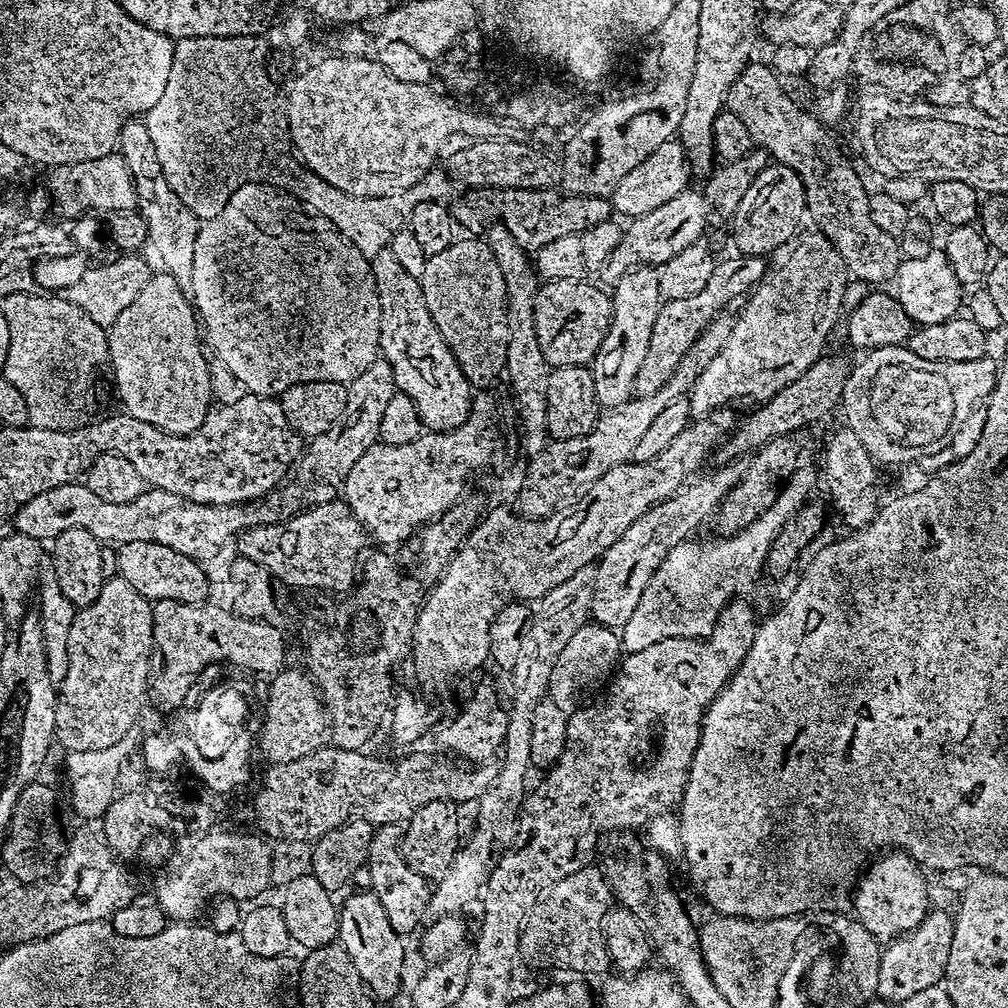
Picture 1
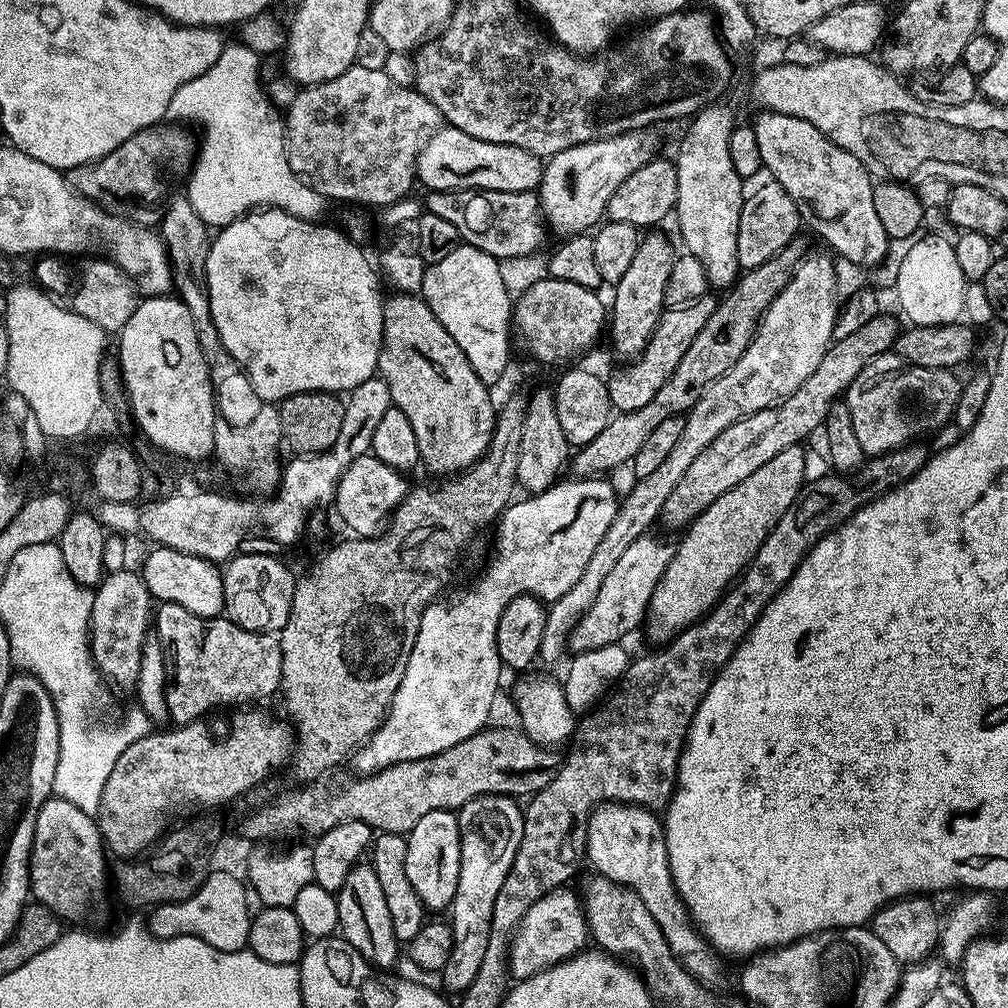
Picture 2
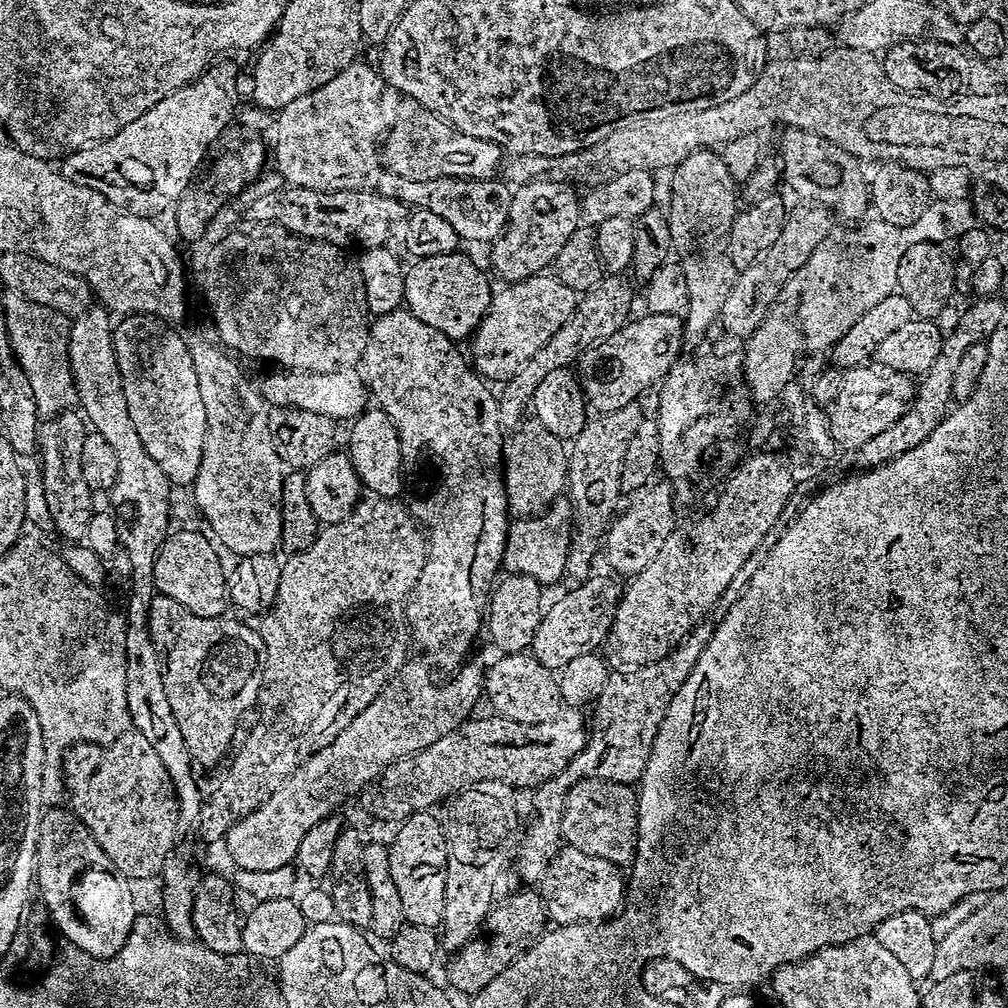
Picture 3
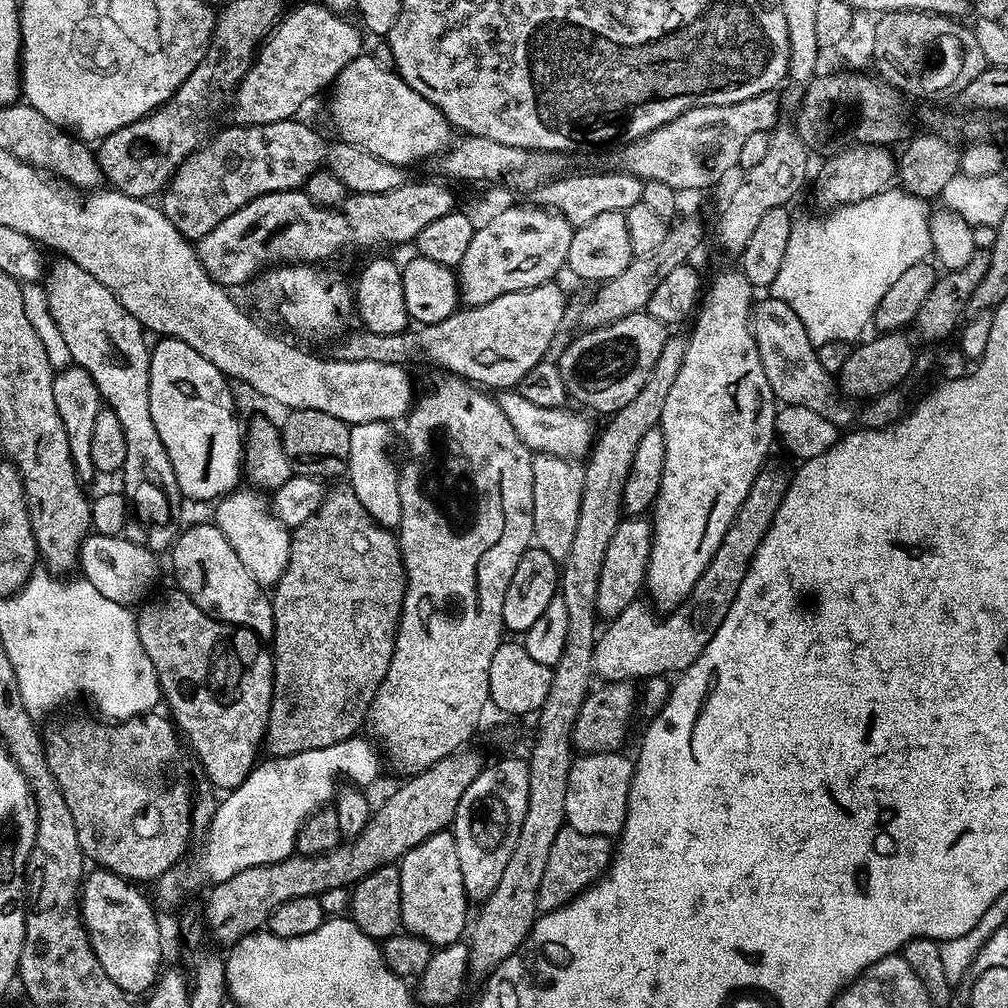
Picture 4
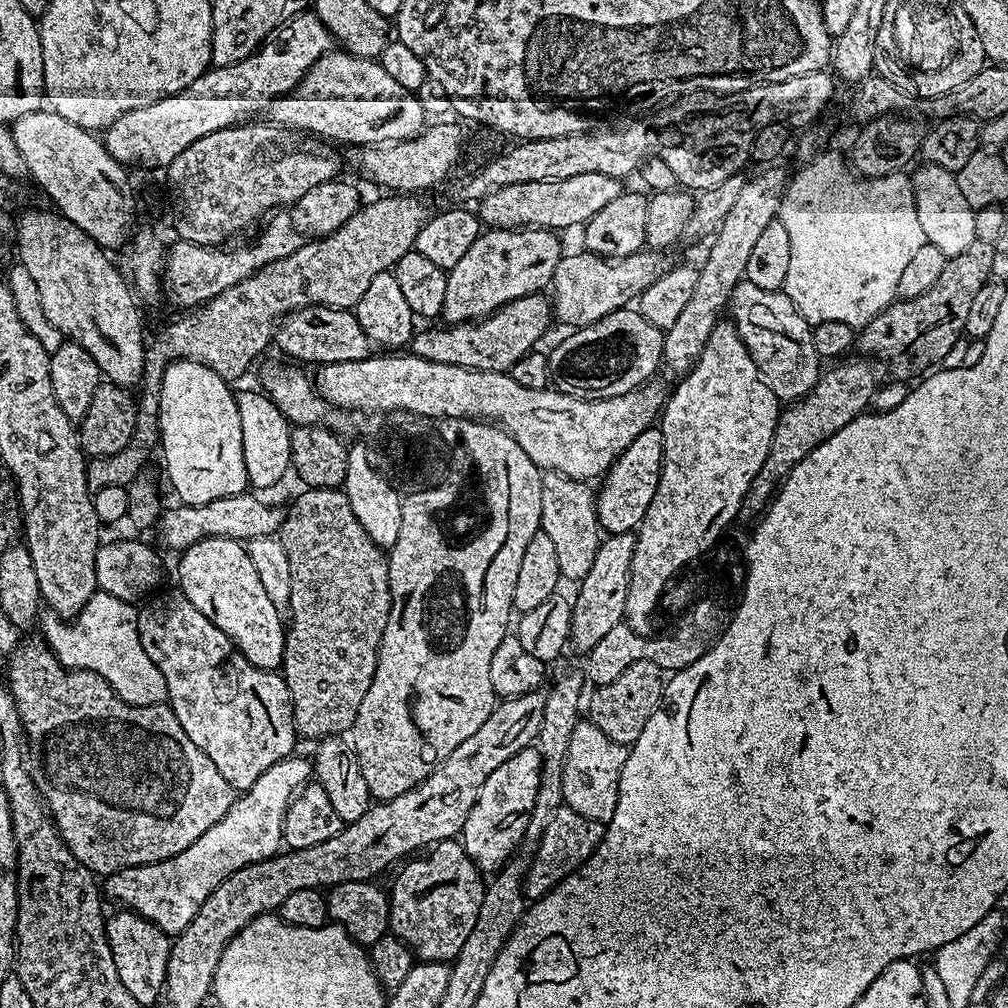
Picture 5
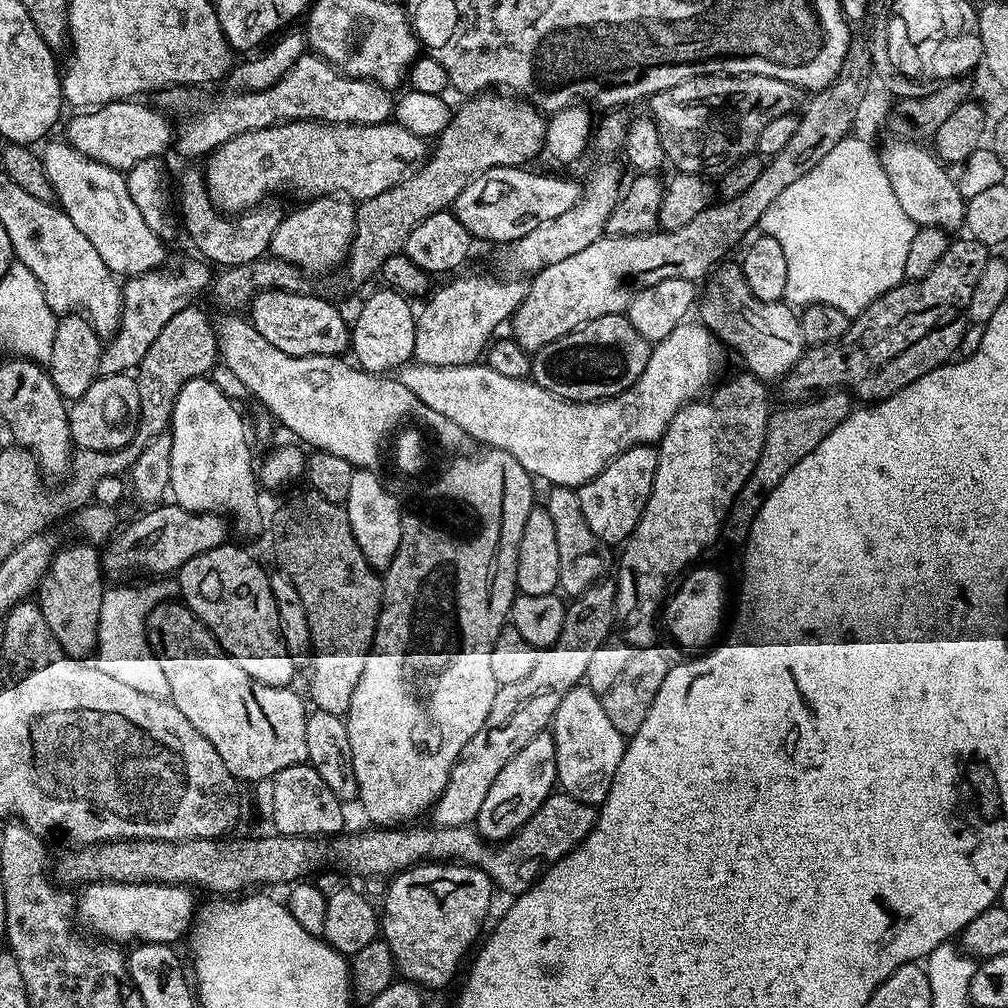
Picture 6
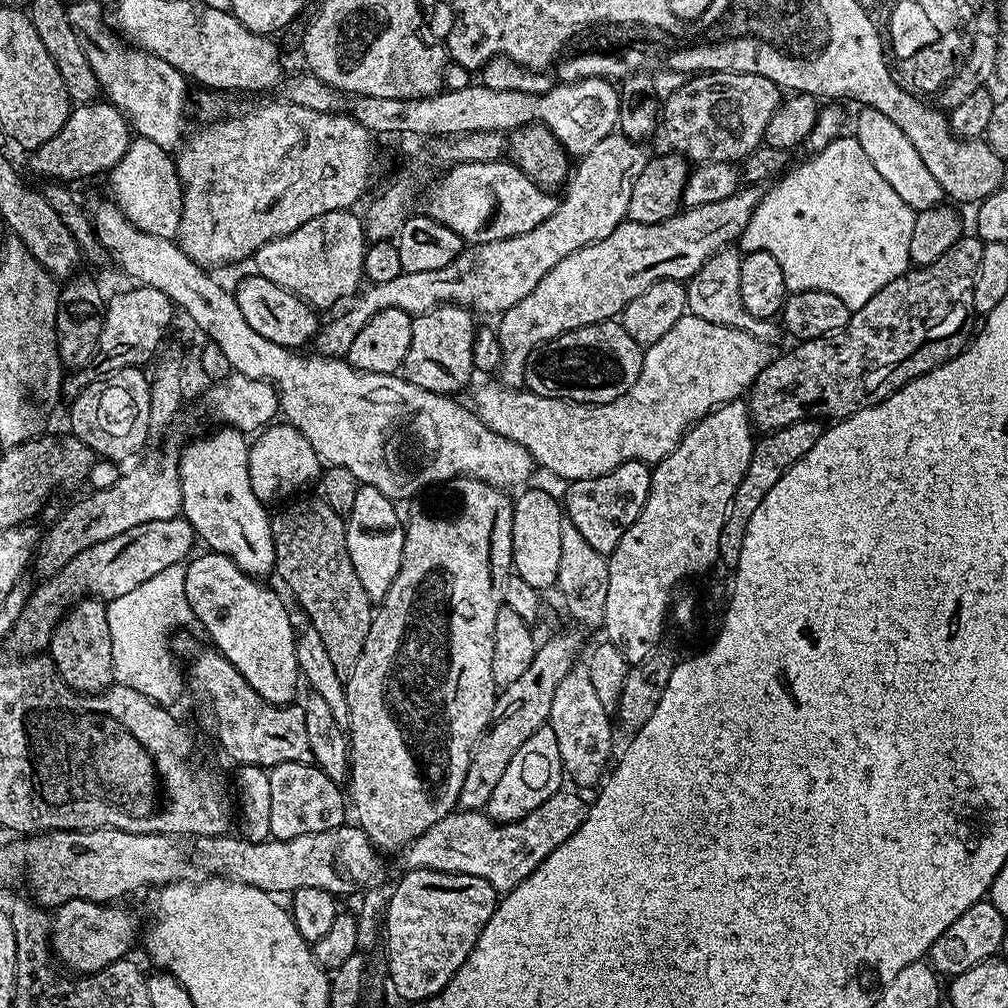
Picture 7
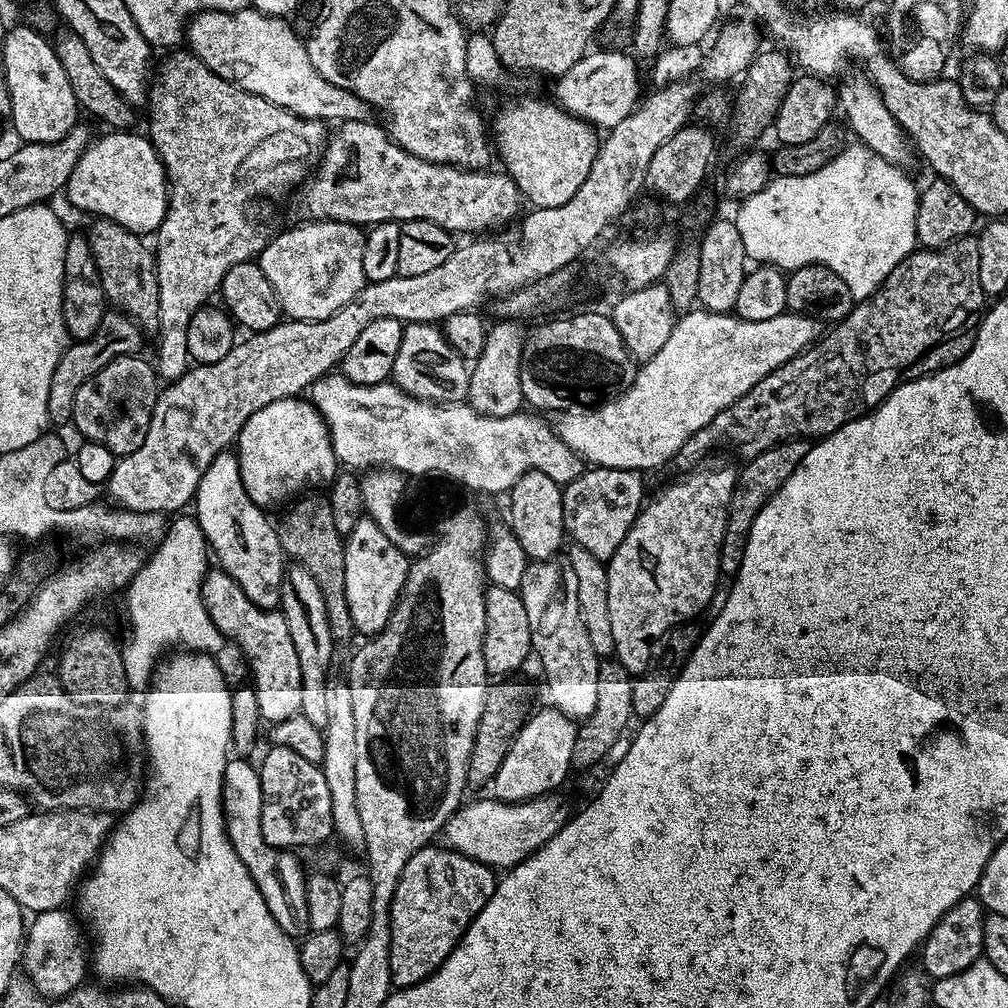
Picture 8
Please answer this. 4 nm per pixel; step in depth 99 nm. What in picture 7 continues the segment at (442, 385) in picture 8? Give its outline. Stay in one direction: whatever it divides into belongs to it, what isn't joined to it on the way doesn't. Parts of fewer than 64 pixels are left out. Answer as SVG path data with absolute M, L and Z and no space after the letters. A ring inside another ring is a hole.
M439 304L428 312L412 316L410 350L406 350L402 375L422 390L441 394L460 394L474 377L474 338L478 327L477 317L458 304Z

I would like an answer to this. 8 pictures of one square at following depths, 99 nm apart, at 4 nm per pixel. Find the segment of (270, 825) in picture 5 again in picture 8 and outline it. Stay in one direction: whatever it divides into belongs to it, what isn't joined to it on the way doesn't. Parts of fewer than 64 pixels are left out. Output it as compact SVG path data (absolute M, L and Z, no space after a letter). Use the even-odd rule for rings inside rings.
M64 908L38 912L31 917L26 928L23 975L40 995L54 1000L81 987L85 983L84 975L90 972L90 944L81 921L73 913L72 916Z

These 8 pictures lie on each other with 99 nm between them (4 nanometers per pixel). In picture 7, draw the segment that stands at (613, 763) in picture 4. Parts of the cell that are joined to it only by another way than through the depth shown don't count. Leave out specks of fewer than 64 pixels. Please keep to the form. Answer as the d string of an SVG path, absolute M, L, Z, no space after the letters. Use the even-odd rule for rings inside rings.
M573 666L566 678L558 682L558 690L554 690L548 724L554 730L554 738L558 738L558 754L562 754L567 779L573 780L577 789L599 785L605 775L604 763L612 752L612 724L608 716L609 709L604 708L598 694L594 694L594 682L590 682L587 667Z

